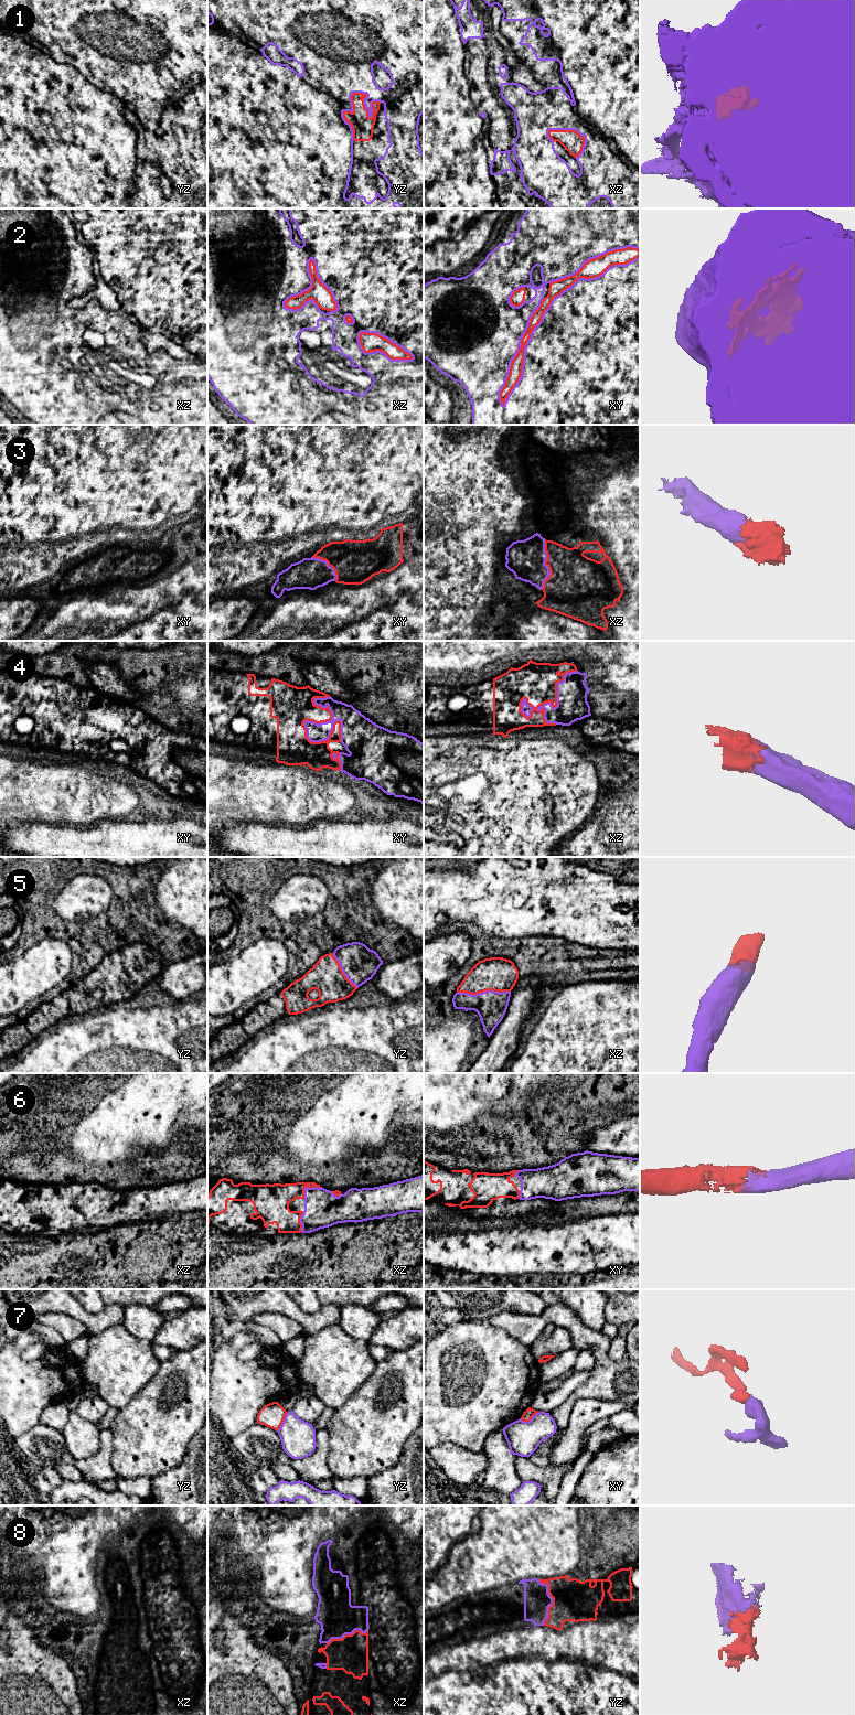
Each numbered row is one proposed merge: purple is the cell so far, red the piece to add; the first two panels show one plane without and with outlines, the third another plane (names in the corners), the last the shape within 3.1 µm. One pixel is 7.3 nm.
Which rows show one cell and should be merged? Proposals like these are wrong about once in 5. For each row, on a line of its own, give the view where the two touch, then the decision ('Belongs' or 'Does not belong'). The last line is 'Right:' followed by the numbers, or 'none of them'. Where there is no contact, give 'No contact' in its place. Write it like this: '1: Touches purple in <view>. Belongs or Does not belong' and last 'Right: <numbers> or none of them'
1: Touches purple in yz. Belongs
2: Touches purple in xy. Belongs
3: Touches purple in xz. Belongs
4: Touches purple in xy. Belongs
5: Touches purple in xz. Belongs
6: Touches purple in xz. Belongs
7: Touches purple in xy. Does not belong
8: Touches purple in yz. Belongs
Right: 1, 2, 3, 4, 5, 6, 8

